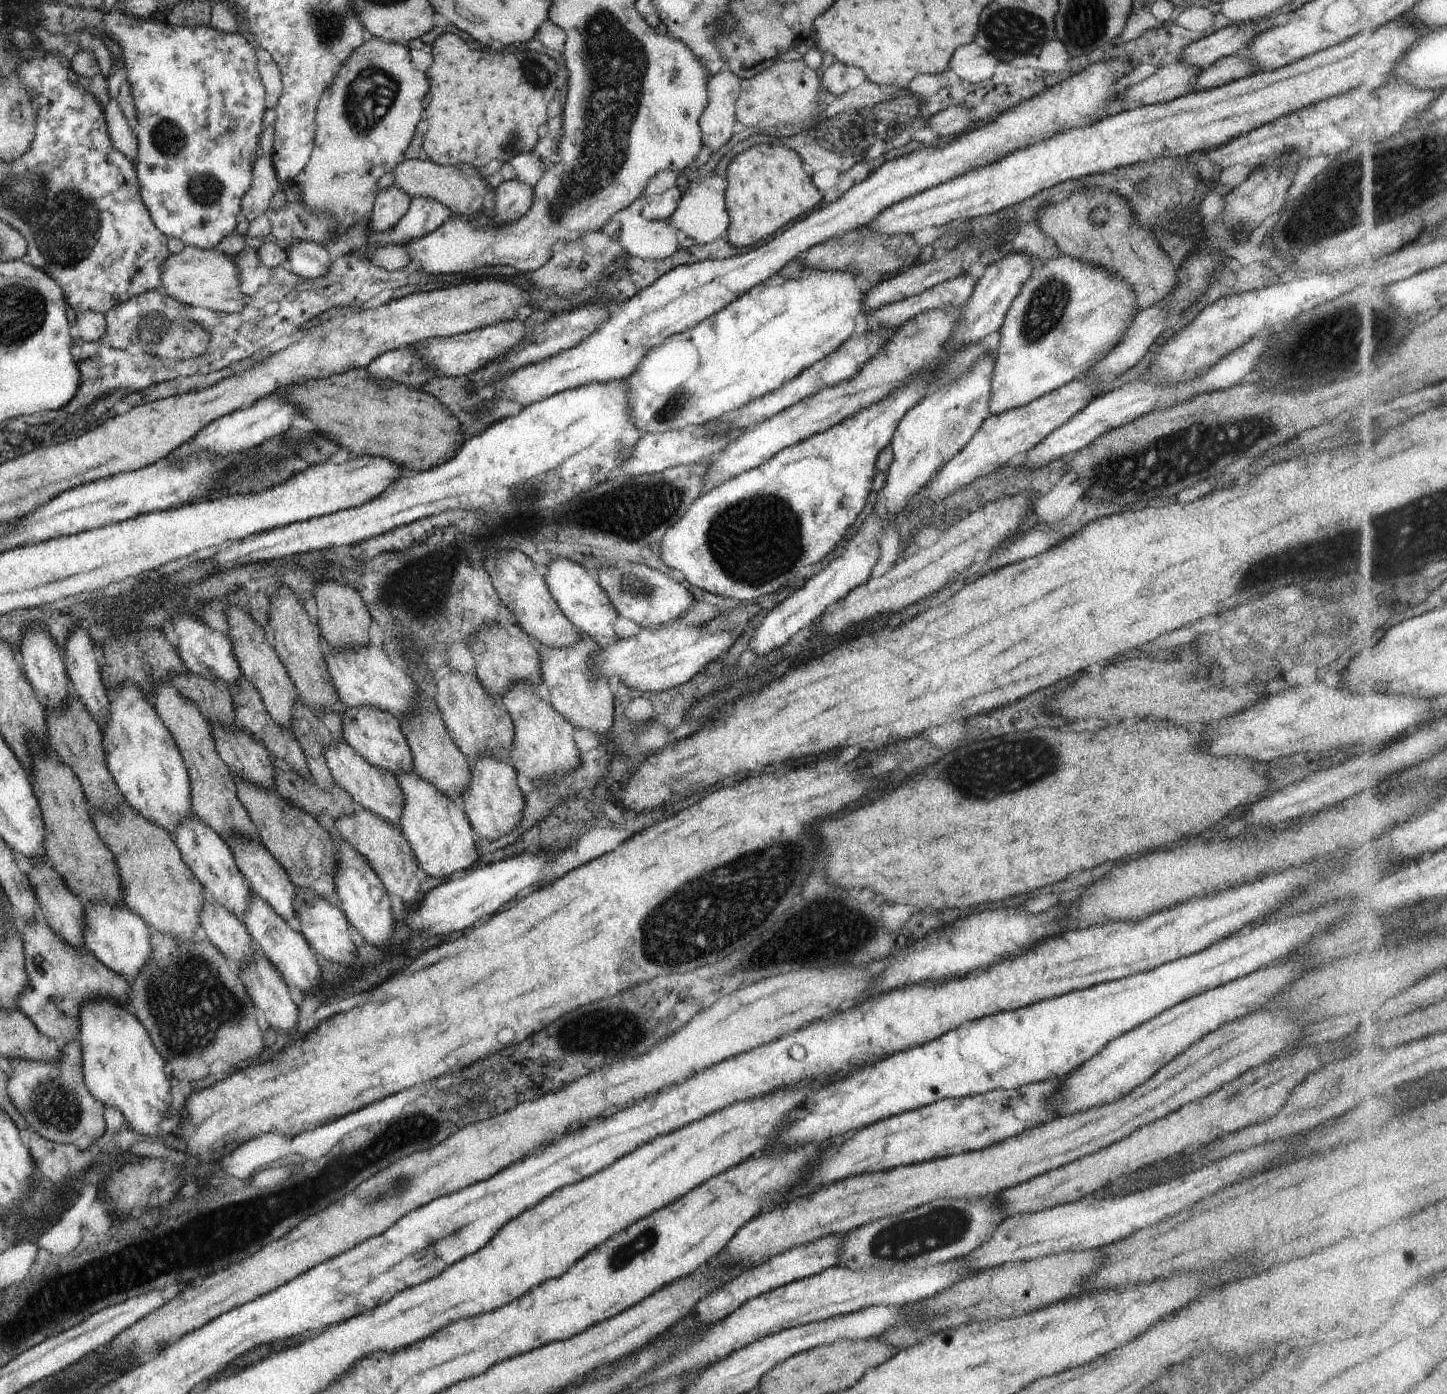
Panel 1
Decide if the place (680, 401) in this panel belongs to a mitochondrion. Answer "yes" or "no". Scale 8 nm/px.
yes

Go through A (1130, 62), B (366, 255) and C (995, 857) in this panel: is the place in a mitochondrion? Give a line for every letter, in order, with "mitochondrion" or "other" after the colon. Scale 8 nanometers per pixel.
A: other
B: other
C: other

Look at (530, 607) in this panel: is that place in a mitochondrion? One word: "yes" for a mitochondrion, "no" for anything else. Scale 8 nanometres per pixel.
no

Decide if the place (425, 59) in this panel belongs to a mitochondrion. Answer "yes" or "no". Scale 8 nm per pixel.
no

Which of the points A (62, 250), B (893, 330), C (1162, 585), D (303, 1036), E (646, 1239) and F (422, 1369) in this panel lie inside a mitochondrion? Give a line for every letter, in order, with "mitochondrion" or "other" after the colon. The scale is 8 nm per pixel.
A: mitochondrion
B: other
C: other
D: other
E: mitochondrion
F: other

